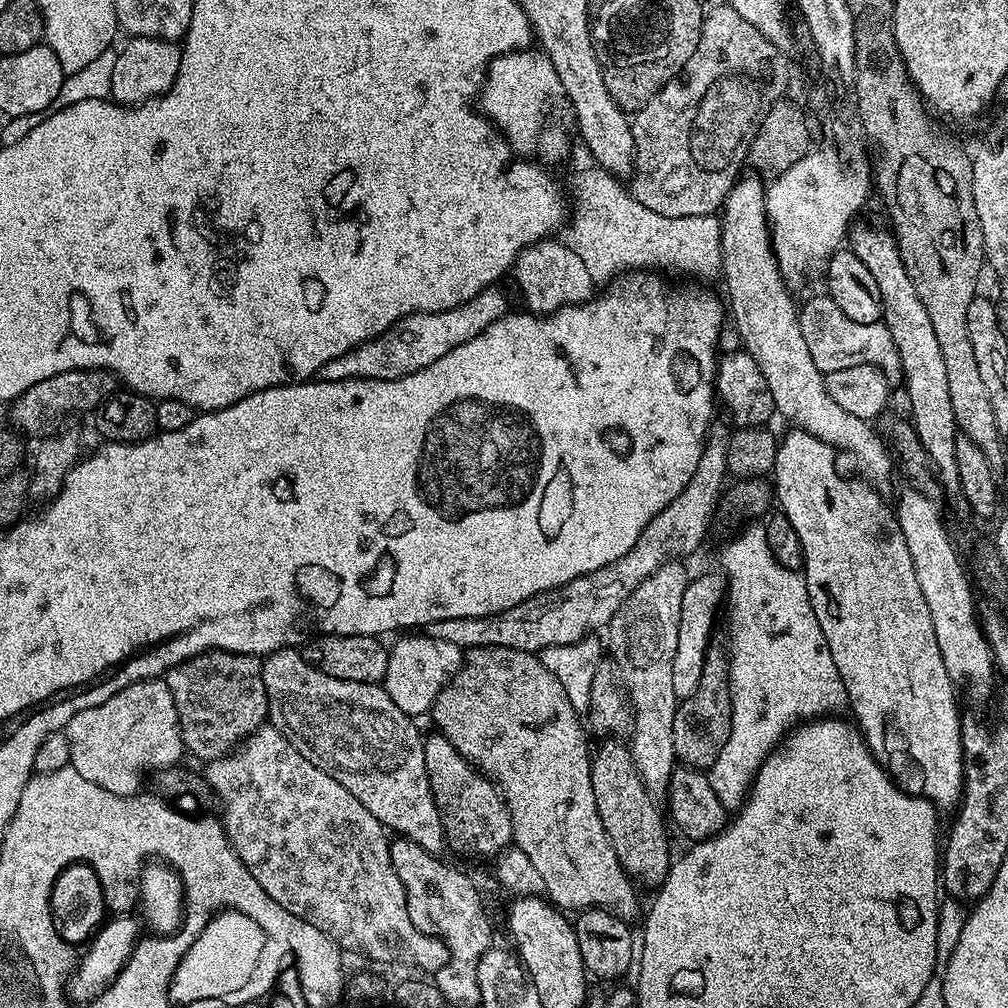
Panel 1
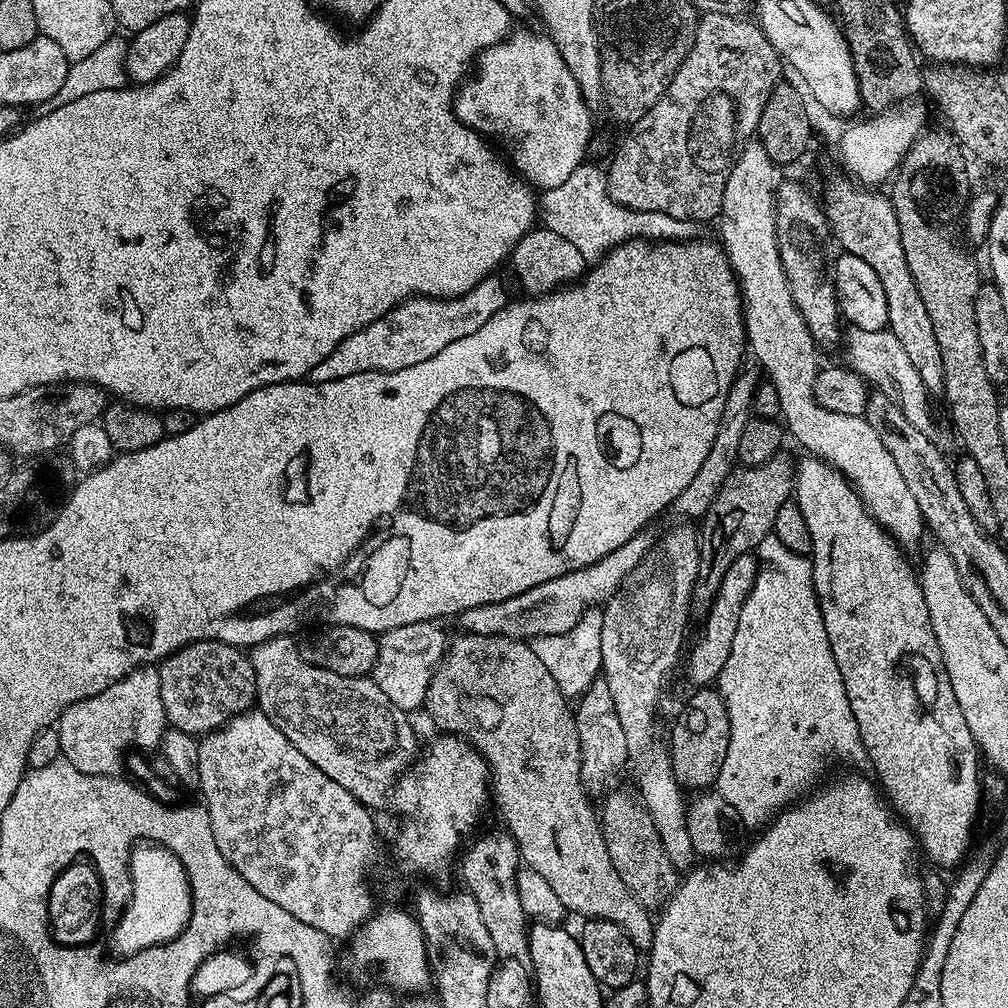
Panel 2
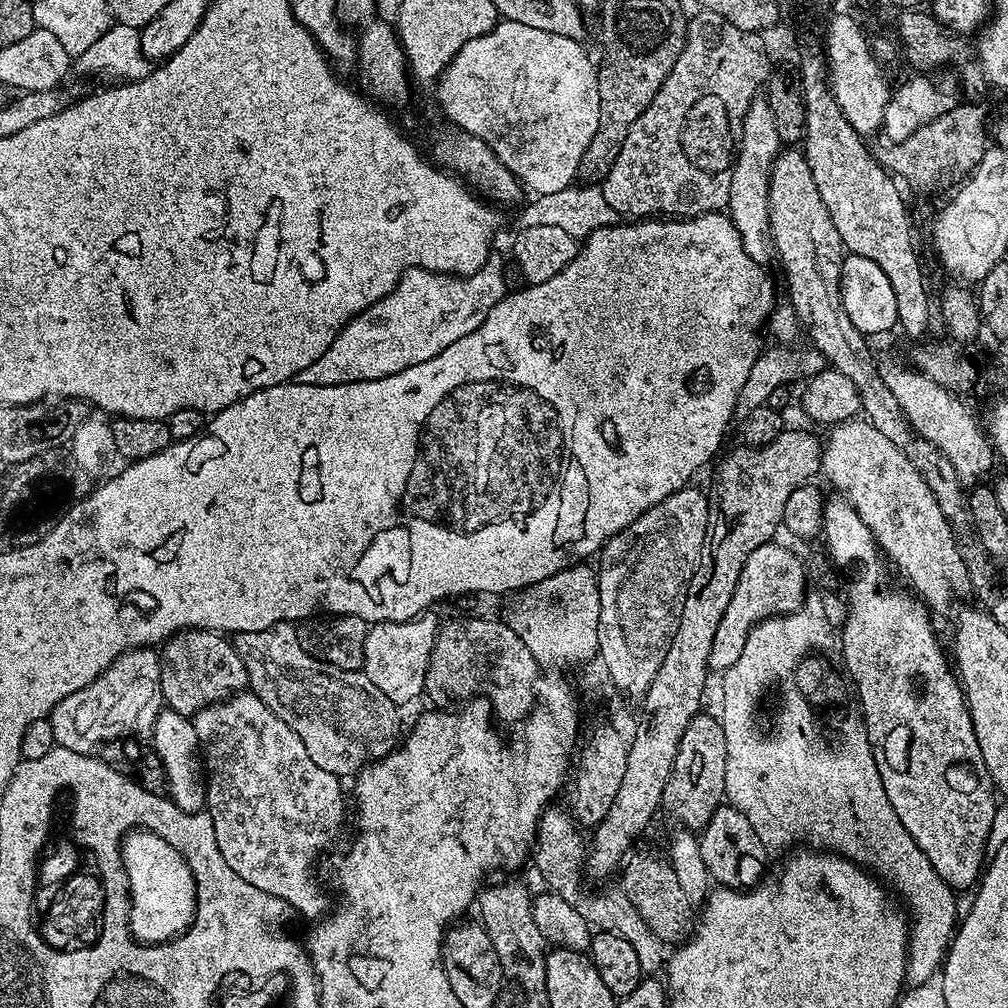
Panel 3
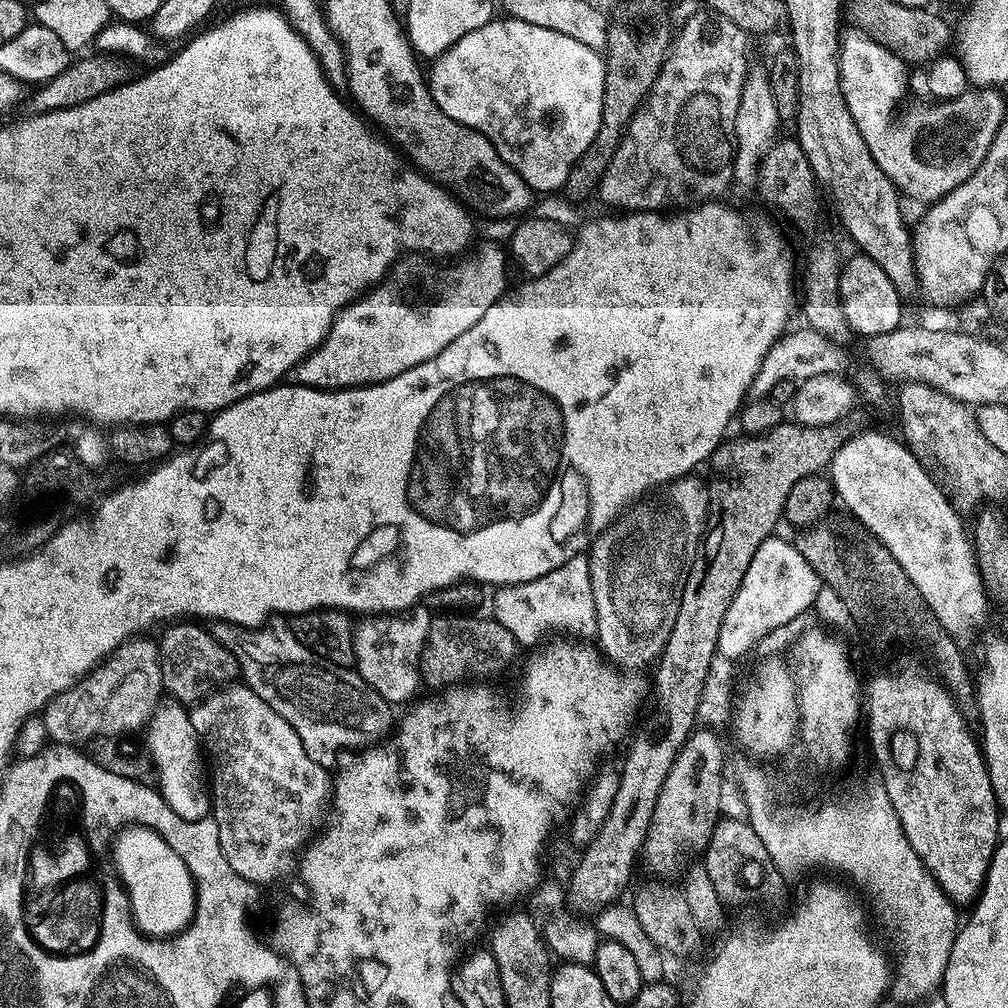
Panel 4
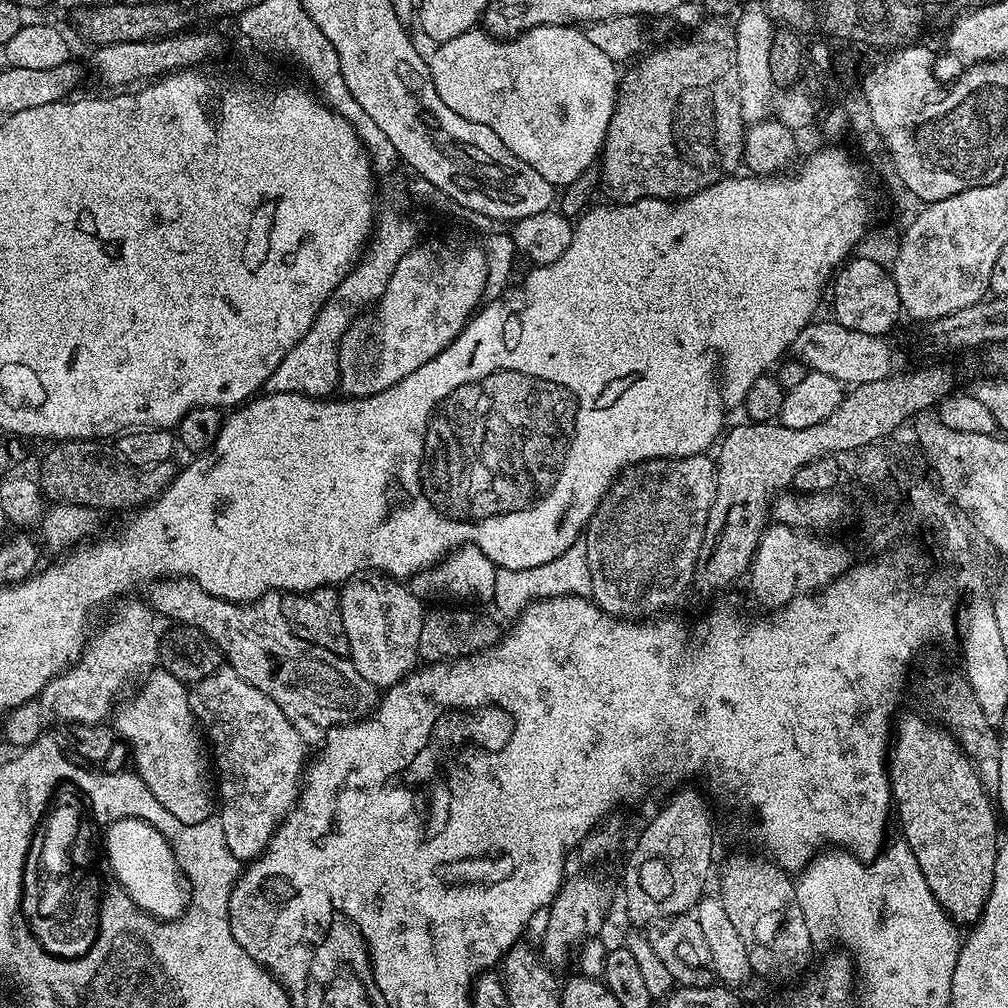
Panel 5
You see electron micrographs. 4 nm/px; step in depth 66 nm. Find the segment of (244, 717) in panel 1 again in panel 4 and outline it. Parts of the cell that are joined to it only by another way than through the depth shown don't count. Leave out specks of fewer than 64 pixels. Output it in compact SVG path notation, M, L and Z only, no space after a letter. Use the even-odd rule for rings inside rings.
M172 622L161 636L158 636L160 649L160 673L162 685L173 701L191 706L216 691L235 681L240 676L240 667L230 650L222 646L207 627L199 628L196 624Z

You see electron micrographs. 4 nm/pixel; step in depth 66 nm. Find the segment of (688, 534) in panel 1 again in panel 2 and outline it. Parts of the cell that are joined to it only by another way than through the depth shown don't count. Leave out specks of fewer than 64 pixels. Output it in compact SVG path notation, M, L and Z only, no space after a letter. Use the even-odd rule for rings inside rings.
M747 370L741 371L728 391L728 397L724 403L724 413L720 419L718 430L714 434L714 446L710 446L710 454L706 454L702 466L698 469L698 474L694 474L694 482L690 482L690 486L686 486L686 490L682 490L682 494L678 494L674 505L674 512L677 512L678 515L702 518L710 510L718 490L722 490L722 482L726 482L726 478L733 468L737 467L738 442L742 439L742 430L746 426L746 422L753 419L757 391L758 383L756 384L755 374L747 372ZM636 540L618 546L606 558L584 568L575 568L550 582L542 582L514 598L502 602L474 606L461 612L458 617L461 633L490 634L491 636L512 636L515 640L531 641L538 636L560 636L578 623L589 608L603 606L617 591L625 578L635 570L638 563Z

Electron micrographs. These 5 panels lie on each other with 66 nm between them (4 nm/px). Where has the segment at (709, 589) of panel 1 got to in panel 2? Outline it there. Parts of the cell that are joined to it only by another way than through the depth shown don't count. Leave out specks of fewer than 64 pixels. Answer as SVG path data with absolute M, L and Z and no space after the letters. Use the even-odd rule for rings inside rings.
M751 553L740 555L731 564L730 569L726 570L716 597L712 601L711 607L707 609L705 615L707 618L700 640L690 652L688 674L696 686L709 685L719 677L722 666L726 664L726 660L730 656L730 646L733 645L734 631L737 629L741 608L759 571L760 566L757 557Z

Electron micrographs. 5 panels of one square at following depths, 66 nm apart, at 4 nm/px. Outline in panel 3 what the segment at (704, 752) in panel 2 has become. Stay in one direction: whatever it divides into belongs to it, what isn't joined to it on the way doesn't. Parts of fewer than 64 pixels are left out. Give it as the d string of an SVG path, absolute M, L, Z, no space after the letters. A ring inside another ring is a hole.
M697 714L686 726L682 742L678 742L678 754L670 770L670 778L664 783L663 811L673 812L679 823L689 830L702 830L710 822L714 810L718 810L726 800L726 734L724 726L715 715Z

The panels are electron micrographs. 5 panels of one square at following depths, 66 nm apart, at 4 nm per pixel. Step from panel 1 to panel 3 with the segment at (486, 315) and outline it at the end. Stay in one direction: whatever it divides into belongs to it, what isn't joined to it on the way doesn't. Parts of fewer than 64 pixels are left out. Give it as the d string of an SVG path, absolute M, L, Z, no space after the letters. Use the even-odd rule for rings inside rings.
M496 254L489 255L488 261L471 276L467 277L468 288L436 288L437 277L432 274L420 274L417 280L401 279L390 294L386 294L378 302L374 302L364 312L359 312L345 323L334 338L334 342L310 366L306 366L299 374L301 384L317 384L318 386L338 386L363 380L386 378L390 374L398 374L410 366L418 366L418 362L426 362L434 358L434 354L442 354L446 346L454 346L458 338L466 338L482 322L486 322L486 314L502 302L510 285L504 277L504 260Z

